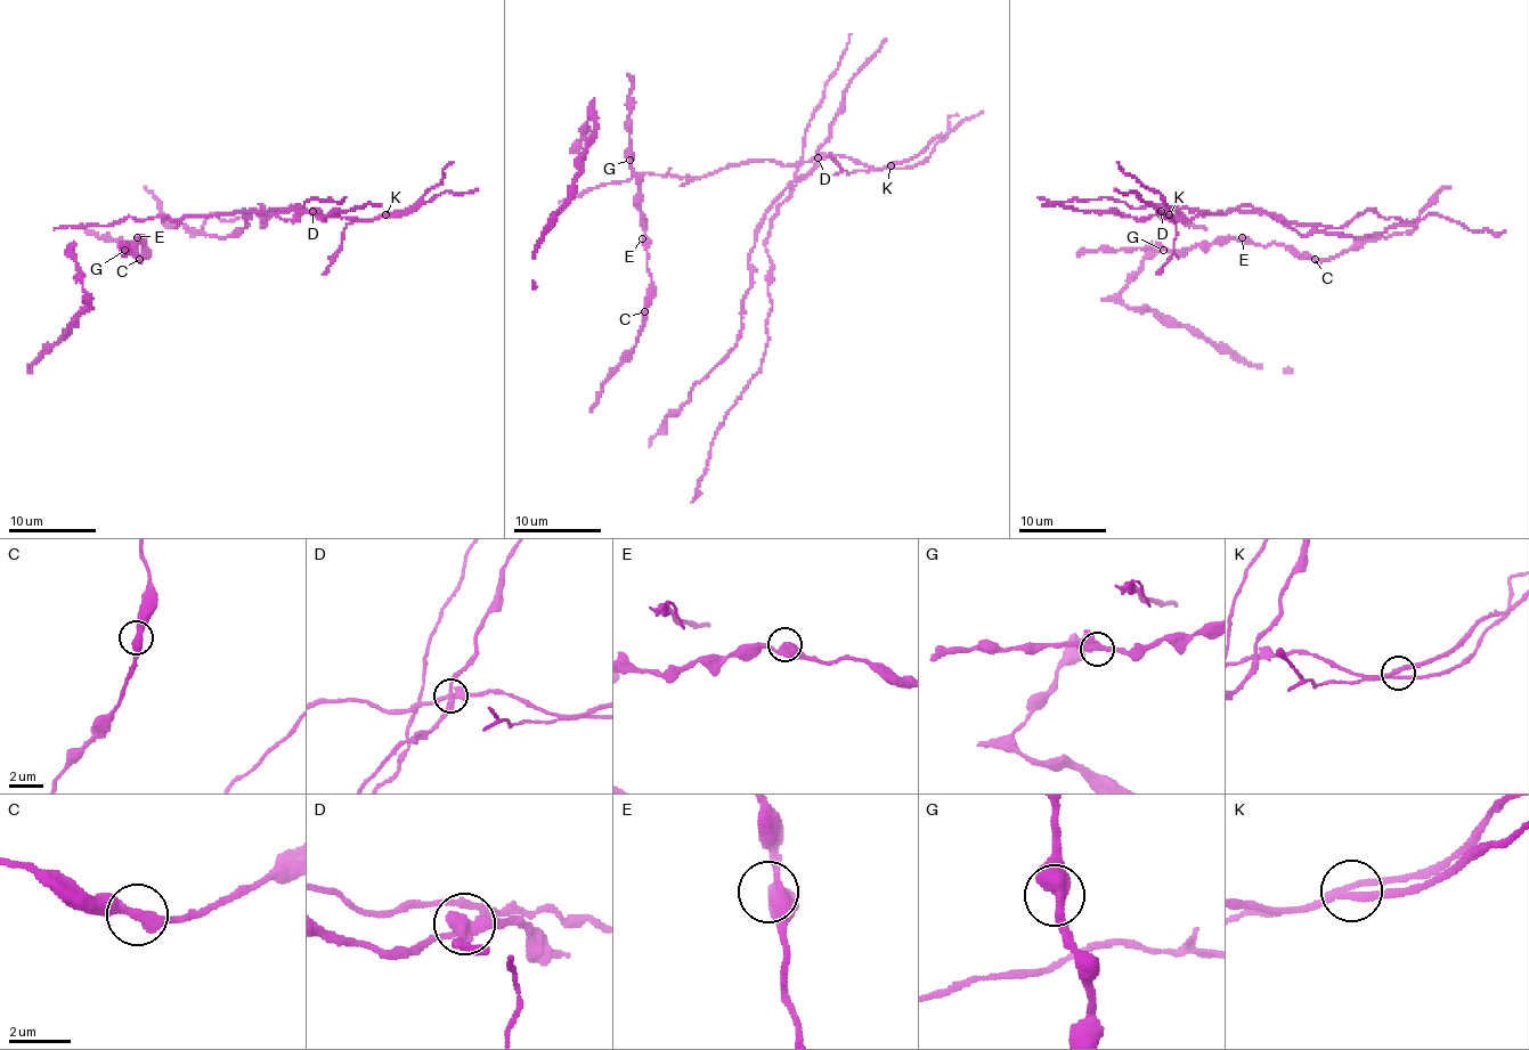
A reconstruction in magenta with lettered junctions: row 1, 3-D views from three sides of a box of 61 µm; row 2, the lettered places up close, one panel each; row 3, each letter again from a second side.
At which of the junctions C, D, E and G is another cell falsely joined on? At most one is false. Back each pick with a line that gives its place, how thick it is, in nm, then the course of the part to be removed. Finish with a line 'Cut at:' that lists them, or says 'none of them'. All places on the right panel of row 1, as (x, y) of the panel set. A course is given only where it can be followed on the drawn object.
D: (1161, 211) | 400 nm | (1161, 210), (1253, 206), (1330, 228), (1374, 210), (1384, 219), (1439, 214), (1470, 230), (1505, 230)
Cut at: D

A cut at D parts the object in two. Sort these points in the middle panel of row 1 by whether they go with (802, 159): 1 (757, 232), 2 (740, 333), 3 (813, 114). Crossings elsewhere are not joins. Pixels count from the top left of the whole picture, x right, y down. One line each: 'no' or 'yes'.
1: no
2: no
3: yes

